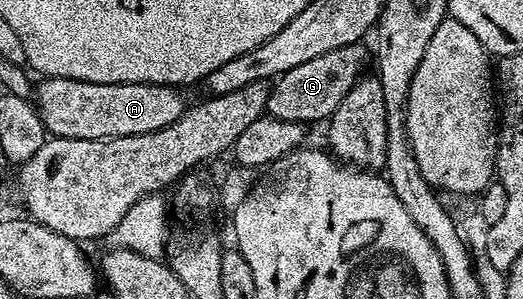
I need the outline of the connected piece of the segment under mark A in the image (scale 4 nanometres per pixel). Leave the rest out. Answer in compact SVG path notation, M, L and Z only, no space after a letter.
M46 77L32 96L36 115L56 139L115 139L156 133L186 112L188 100L176 87L163 83L93 83L64 77Z

